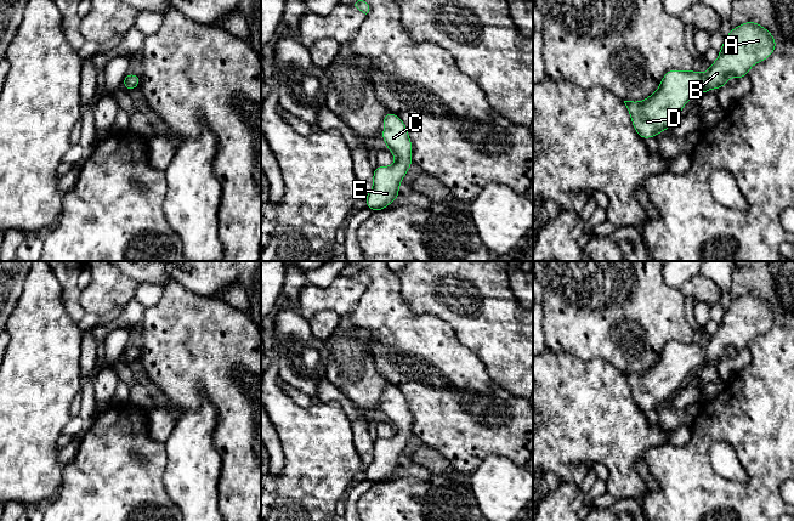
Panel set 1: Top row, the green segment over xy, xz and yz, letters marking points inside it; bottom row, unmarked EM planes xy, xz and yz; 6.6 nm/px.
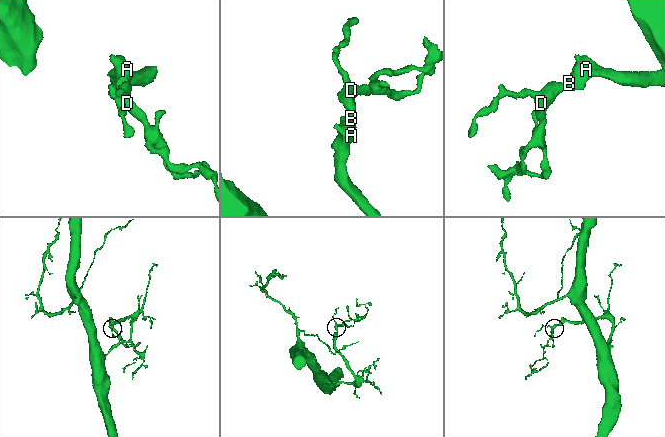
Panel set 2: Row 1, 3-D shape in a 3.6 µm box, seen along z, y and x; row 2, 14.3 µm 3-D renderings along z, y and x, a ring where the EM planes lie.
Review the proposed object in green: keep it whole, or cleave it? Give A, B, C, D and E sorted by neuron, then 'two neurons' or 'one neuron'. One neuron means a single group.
A B C D E; one neuron

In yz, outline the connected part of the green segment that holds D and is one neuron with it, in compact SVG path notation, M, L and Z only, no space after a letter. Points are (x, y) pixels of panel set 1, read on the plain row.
M748 293L732 300L718 332L709 338L705 346L671 341L664 346L653 367L641 374L624 373L636 406L646 412L667 403L692 369L727 357L731 347L737 352L747 349L755 335L772 327L776 317L777 313L769 301L756 294Z

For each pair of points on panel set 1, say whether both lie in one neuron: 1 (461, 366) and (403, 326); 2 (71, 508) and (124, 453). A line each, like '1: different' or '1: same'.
1: same
2: same

